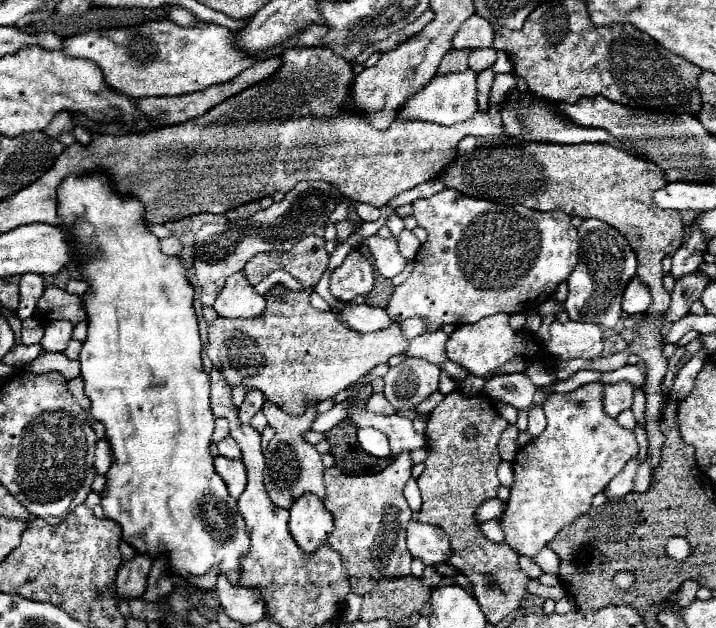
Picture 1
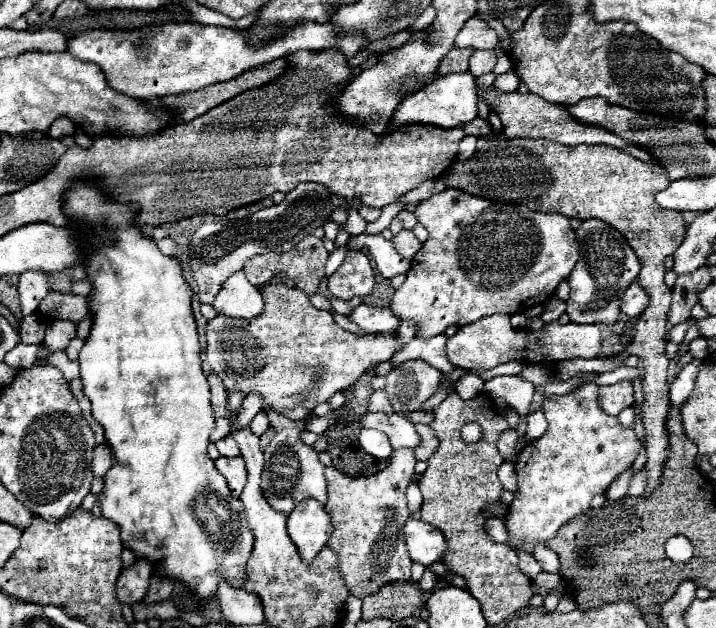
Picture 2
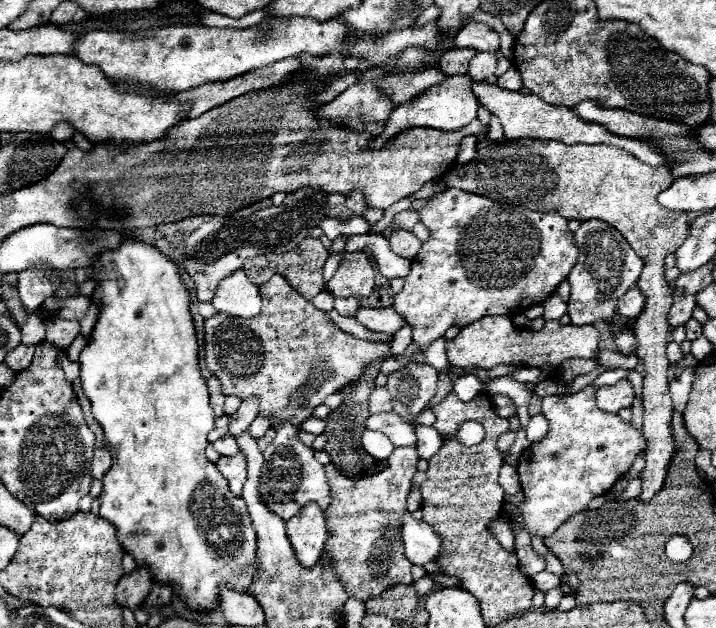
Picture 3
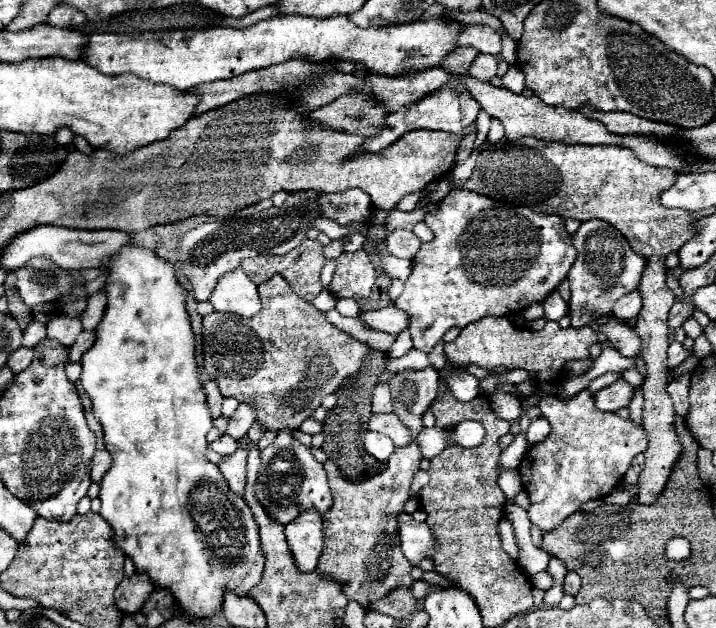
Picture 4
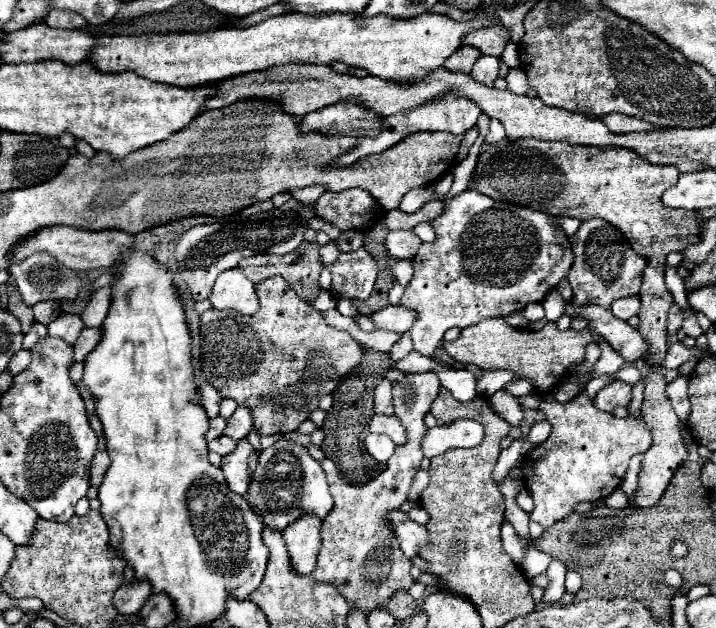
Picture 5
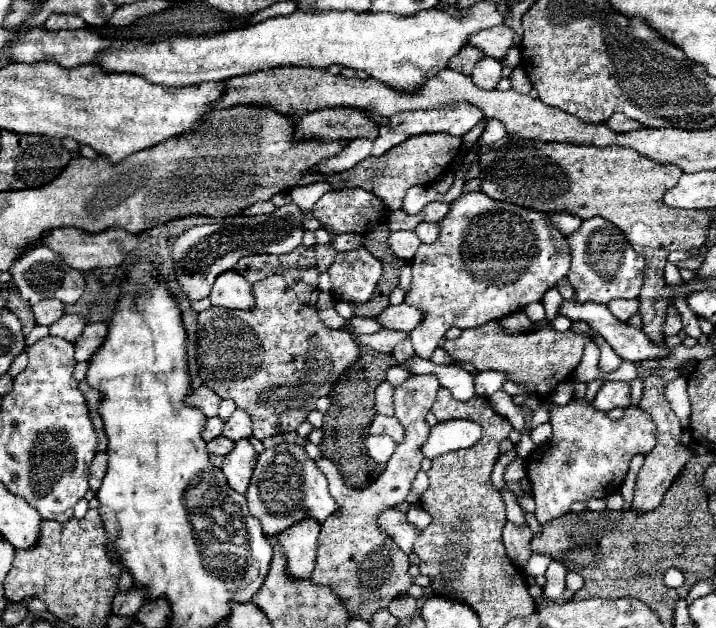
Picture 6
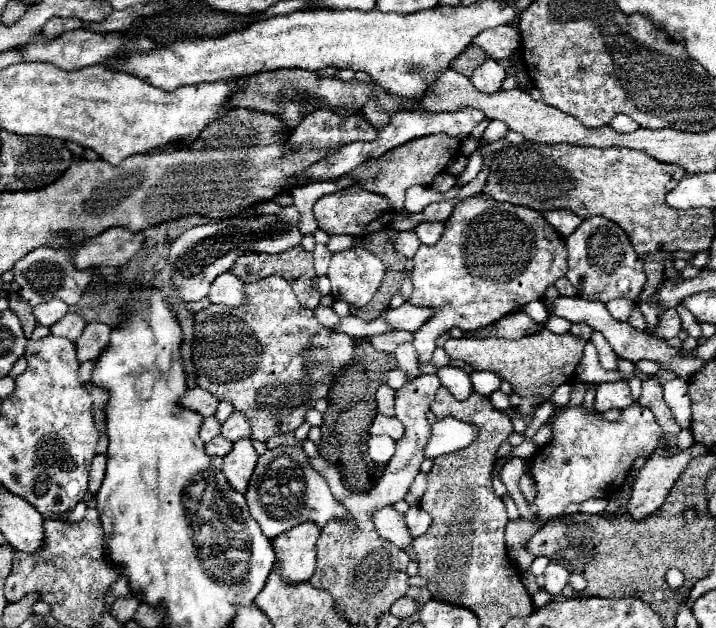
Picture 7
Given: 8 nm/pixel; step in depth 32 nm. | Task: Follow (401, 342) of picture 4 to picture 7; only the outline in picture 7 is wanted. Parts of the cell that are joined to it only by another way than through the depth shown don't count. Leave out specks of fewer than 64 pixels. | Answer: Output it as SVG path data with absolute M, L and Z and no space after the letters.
M410 342L408 344L400 344L396 348L396 352L394 352L394 358L396 358L396 366L406 372L406 382L414 380L414 376L420 374L418 356L414 356L414 348L412 348Z

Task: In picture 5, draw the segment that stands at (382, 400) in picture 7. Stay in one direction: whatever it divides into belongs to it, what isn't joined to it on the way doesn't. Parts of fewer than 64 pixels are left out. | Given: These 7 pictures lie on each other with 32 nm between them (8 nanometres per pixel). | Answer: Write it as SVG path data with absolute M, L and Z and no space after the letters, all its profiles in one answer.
M384 378L380 380L380 384L374 390L374 412L376 414L394 414L394 406L392 406L392 384Z

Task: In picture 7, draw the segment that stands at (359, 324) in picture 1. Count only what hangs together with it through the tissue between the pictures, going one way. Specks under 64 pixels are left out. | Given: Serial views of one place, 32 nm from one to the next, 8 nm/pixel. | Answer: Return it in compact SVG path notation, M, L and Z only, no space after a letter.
M404 302L400 308L394 310L386 310L384 318L396 328L396 330L410 330L416 332L416 328L420 328L424 322L428 322L432 318L432 310L430 308L420 308L414 306L410 302Z

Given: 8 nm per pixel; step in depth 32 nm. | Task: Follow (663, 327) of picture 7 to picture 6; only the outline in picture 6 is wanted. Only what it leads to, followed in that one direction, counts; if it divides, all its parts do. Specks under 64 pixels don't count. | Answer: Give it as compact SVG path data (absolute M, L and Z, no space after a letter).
M674 306L666 310L664 316L664 336L676 336L682 330L682 318Z

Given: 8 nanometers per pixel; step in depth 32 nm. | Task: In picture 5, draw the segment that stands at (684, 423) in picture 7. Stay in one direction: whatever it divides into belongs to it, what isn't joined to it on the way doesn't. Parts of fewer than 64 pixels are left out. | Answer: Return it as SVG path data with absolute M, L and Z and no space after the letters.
M676 378L674 382L668 384L666 396L672 402L674 412L678 414L680 422L686 424L690 416L690 402L688 402L688 378Z

